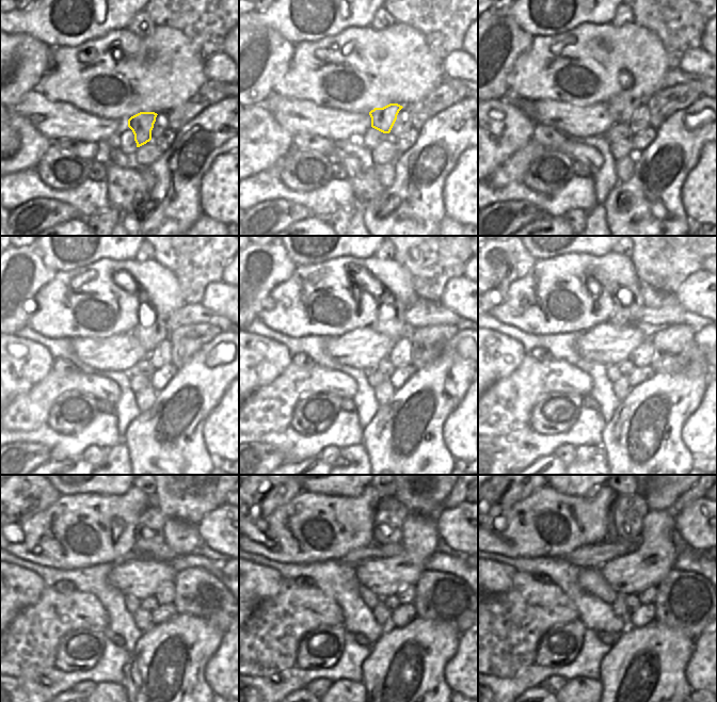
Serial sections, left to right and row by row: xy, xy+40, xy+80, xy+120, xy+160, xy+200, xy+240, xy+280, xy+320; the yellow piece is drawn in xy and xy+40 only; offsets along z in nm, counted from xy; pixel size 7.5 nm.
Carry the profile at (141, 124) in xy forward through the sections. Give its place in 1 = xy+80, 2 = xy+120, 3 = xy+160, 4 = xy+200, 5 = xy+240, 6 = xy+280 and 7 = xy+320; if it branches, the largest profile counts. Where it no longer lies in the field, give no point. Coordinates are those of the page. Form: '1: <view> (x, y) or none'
1: xy+80 (621, 107)
2: xy+120 (149, 337)
3: xy+160 (395, 329)
4: xy+200 (627, 300)
5: xy+240 (148, 532)
6: xy+280 (389, 513)
7: xy+320 (628, 510)

